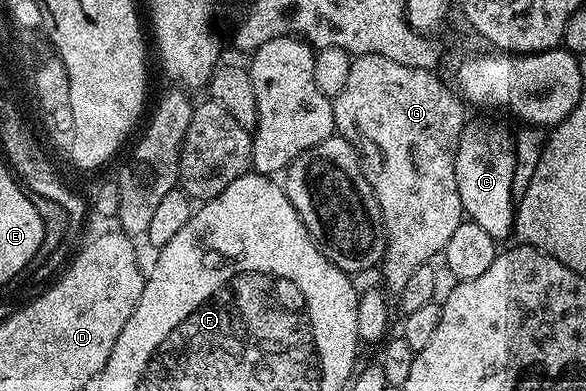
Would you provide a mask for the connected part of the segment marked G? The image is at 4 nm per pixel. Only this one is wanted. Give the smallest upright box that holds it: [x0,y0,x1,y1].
[332,54,467,296]

